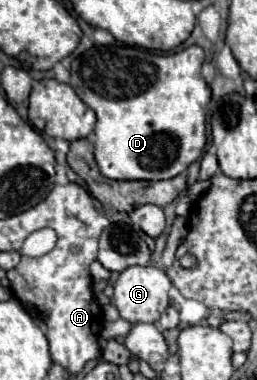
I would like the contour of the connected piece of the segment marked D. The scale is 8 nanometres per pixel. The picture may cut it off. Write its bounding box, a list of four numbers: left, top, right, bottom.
[70,44,210,180]

